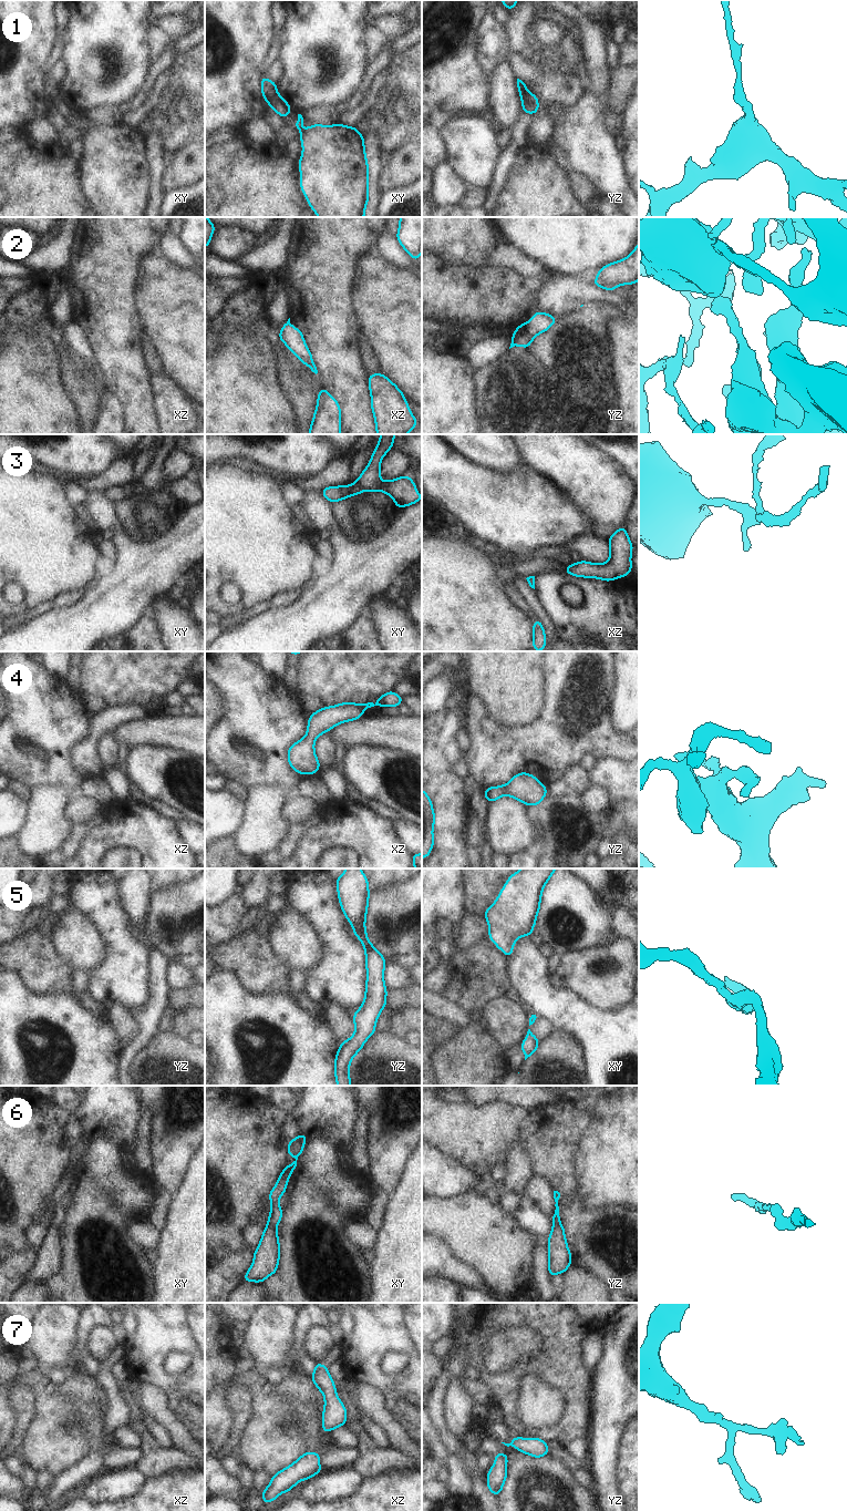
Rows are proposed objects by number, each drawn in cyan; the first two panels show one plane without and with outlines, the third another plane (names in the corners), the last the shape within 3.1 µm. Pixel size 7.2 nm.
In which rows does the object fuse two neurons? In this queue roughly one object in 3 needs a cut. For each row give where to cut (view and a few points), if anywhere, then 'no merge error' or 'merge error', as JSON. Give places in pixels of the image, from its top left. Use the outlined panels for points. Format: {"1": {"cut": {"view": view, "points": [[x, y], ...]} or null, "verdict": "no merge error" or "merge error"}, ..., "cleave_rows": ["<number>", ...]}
{"1": {"cut": {"view": "xy", "points": [[277, 93], [270, 104]]}, "verdict": "merge error"}, "2": {"cut": null, "verdict": "no merge error"}, "3": {"cut": null, "verdict": "no merge error"}, "4": {"cut": null, "verdict": "no merge error"}, "5": {"cut": null, "verdict": "no merge error"}, "6": {"cut": null, "verdict": "no merge error"}, "7": {"cut": null, "verdict": "no merge error"}, "cleave_rows": ["1"]}

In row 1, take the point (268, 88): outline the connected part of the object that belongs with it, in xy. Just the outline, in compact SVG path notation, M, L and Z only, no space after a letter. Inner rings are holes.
M265 75L261 76L261 90L265 97L265 102L271 105L271 102L275 100L277 92L277 83L270 81Z

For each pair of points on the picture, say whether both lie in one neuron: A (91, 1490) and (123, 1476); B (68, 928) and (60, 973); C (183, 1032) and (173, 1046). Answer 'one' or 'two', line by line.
A: one
B: two
C: two

